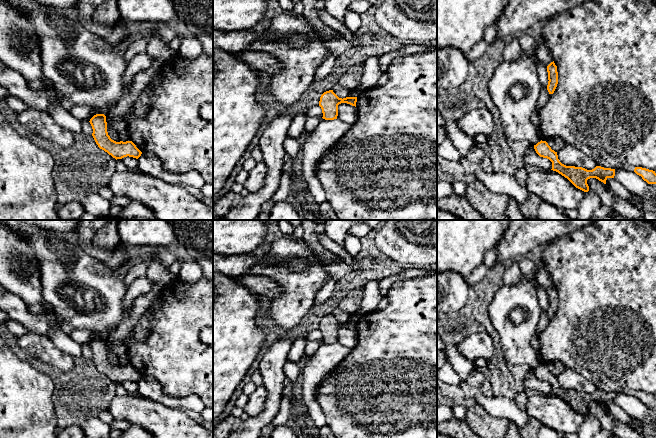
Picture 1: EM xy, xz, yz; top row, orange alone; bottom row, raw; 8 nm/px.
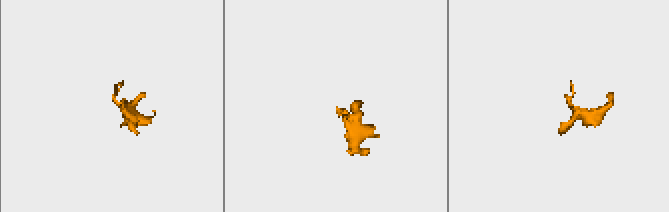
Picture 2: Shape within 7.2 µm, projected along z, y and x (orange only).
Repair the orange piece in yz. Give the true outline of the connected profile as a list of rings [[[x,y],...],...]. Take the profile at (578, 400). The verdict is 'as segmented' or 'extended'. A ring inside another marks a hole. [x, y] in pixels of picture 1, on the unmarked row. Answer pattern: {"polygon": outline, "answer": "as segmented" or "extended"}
{"polygon": [[[540,365],[534,369],[536,377],[543,382],[547,382],[552,386],[553,395],[558,396],[565,402],[567,402],[576,412],[588,416],[589,410],[587,404],[590,402],[596,402],[599,405],[606,408],[608,402],[614,402],[615,393],[604,392],[596,390],[592,394],[587,394],[582,391],[566,390],[562,388],[559,383],[557,376],[551,373],[546,365]]], "answer": "as segmented"}

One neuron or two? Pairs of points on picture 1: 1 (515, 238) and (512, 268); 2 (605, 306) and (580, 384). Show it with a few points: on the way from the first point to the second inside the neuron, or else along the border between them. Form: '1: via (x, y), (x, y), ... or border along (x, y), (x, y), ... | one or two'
1: border along (516, 260), (507, 264) | two
2: border along (565, 367), (582, 375), (597, 389) | two

